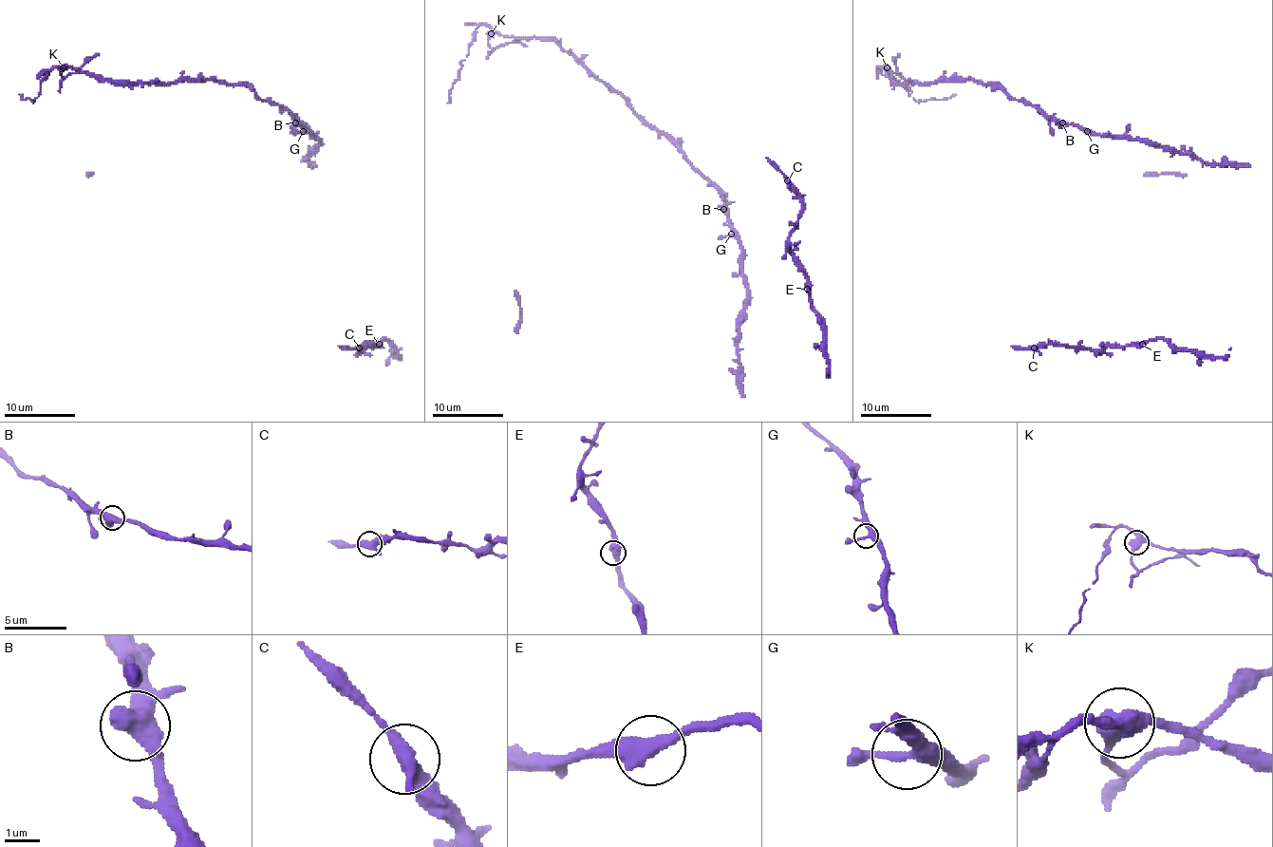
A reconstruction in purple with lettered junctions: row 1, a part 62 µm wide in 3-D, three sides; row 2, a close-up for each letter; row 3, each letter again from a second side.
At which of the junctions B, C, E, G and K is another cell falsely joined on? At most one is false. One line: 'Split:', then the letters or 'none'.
Split: K

